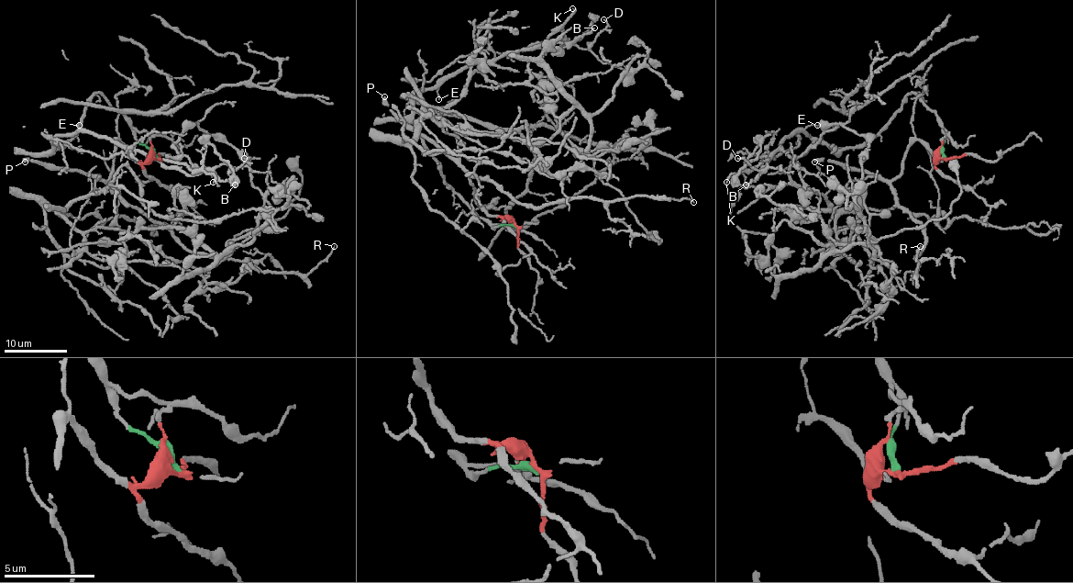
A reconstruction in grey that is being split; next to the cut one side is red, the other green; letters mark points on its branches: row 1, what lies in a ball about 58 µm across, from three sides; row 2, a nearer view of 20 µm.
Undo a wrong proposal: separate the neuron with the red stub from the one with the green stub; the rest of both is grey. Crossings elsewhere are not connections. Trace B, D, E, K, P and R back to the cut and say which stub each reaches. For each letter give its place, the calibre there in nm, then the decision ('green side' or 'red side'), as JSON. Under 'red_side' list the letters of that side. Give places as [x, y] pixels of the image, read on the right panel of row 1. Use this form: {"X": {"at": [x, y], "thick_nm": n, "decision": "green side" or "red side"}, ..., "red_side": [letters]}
{"B": {"at": [746, 184], "thick_nm": 190, "decision": "green side"}, "D": {"at": [737, 158], "thick_nm": 110, "decision": "green side"}, "E": {"at": [817, 125], "thick_nm": 100, "decision": "green side"}, "K": {"at": [726, 182], "thick_nm": 200, "decision": "green side"}, "P": {"at": [814, 162], "thick_nm": 400, "decision": "red side"}, "R": {"at": [920, 246], "thick_nm": 160, "decision": "red side"}, "red_side": ["P", "R"]}

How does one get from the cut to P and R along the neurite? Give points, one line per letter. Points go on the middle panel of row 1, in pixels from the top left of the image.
P: (515, 227), (512, 221), (490, 216), (466, 173), (437, 147), (409, 128), (383, 96)
R: (515, 227), (487, 212), (468, 173), (488, 179), (528, 206), (631, 196), (686, 198), (694, 203)

